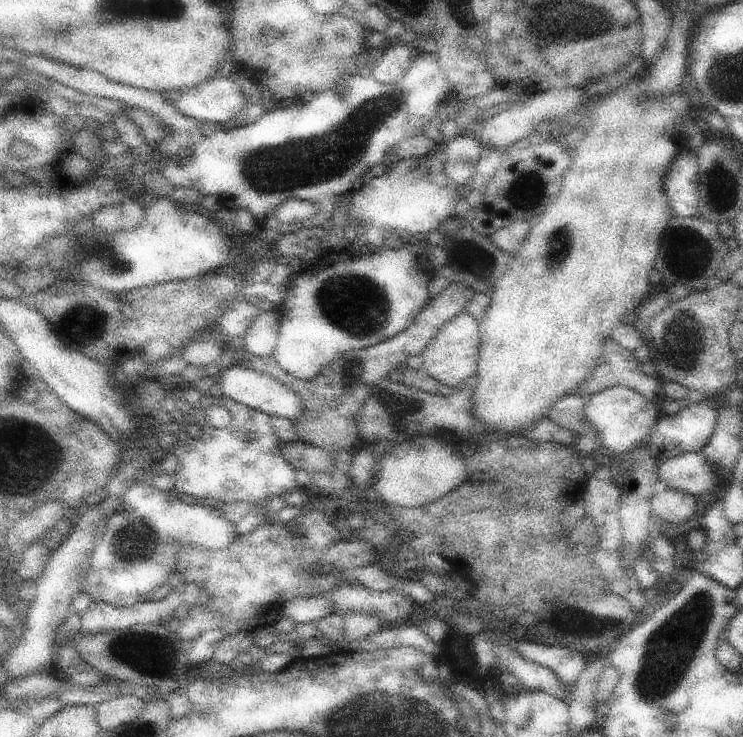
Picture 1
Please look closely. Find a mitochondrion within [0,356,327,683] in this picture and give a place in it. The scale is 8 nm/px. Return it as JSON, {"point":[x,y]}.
{"point":[140,653]}

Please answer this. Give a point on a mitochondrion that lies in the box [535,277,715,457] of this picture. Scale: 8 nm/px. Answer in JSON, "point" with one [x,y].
{"point":[683,334]}

